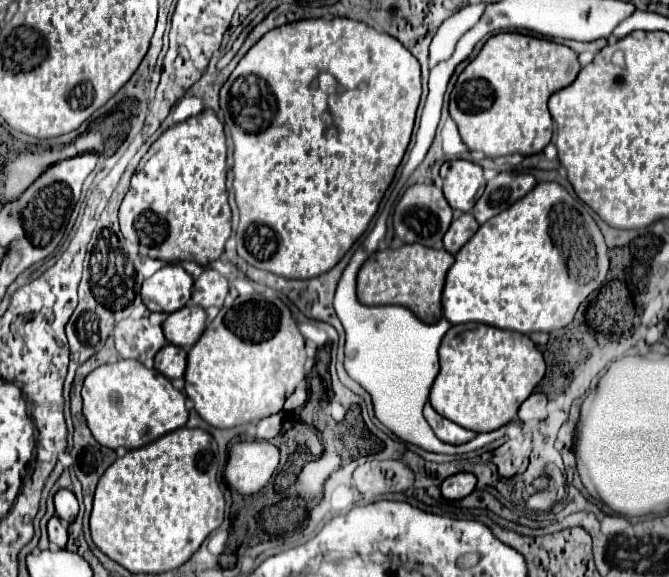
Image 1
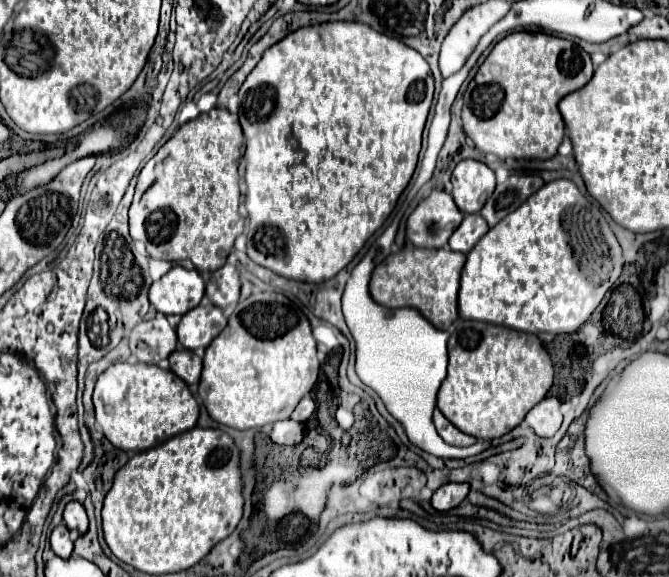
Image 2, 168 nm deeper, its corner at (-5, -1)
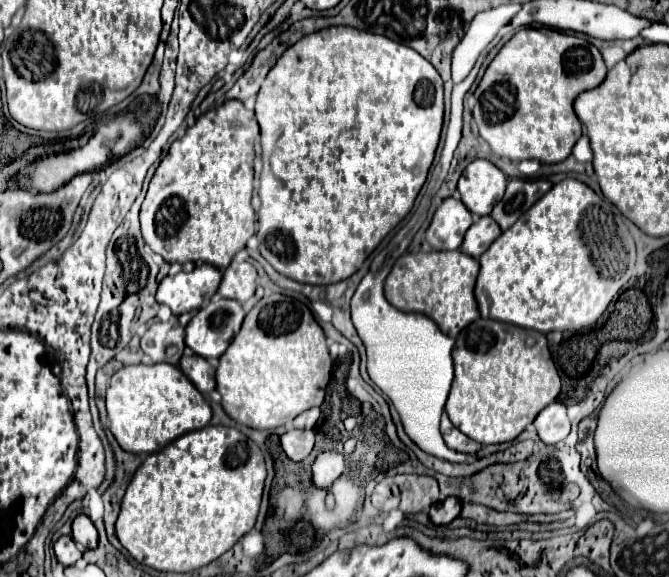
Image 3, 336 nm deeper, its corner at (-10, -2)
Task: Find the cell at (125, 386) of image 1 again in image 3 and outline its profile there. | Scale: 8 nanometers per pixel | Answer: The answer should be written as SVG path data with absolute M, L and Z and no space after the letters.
M152 364L152 366L124 366L112 378L106 390L106 408L110 430L122 450L132 454L152 454L168 446L178 436L204 428L212 418L212 408L206 398L196 390L196 386L186 378L186 374L172 364Z

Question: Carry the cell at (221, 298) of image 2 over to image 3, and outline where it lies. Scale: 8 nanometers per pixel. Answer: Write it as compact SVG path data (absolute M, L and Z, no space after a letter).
M232 262L224 270L222 284L218 292L224 298L232 298L238 302L246 302L250 296L254 296L258 284L258 272L250 262Z

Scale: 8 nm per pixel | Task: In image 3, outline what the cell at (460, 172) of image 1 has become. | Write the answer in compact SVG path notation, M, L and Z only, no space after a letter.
M474 160L458 180L458 192L464 206L474 216L488 216L500 202L506 188L506 176L488 160Z

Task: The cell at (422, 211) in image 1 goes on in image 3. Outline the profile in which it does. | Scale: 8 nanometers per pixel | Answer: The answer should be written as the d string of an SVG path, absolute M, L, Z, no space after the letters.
M446 198L434 212L426 230L426 240L434 250L458 250L466 230L472 226L472 214L456 198Z

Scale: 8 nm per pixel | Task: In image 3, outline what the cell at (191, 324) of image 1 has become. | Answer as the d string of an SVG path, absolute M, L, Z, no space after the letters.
M220 298L202 306L186 326L186 346L206 360L220 358L240 330L244 316L246 312L236 300Z

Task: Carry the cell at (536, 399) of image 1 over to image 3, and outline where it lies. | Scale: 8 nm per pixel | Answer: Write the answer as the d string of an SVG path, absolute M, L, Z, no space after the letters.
M552 402L534 420L538 436L544 444L556 444L570 434L570 420L566 416L566 406Z

